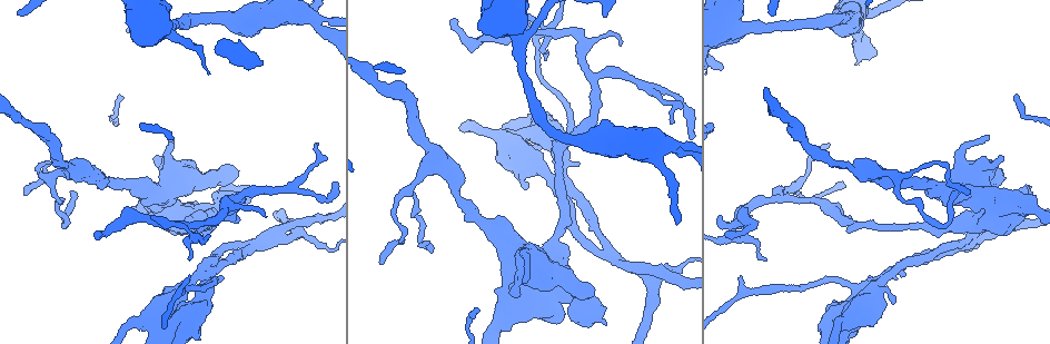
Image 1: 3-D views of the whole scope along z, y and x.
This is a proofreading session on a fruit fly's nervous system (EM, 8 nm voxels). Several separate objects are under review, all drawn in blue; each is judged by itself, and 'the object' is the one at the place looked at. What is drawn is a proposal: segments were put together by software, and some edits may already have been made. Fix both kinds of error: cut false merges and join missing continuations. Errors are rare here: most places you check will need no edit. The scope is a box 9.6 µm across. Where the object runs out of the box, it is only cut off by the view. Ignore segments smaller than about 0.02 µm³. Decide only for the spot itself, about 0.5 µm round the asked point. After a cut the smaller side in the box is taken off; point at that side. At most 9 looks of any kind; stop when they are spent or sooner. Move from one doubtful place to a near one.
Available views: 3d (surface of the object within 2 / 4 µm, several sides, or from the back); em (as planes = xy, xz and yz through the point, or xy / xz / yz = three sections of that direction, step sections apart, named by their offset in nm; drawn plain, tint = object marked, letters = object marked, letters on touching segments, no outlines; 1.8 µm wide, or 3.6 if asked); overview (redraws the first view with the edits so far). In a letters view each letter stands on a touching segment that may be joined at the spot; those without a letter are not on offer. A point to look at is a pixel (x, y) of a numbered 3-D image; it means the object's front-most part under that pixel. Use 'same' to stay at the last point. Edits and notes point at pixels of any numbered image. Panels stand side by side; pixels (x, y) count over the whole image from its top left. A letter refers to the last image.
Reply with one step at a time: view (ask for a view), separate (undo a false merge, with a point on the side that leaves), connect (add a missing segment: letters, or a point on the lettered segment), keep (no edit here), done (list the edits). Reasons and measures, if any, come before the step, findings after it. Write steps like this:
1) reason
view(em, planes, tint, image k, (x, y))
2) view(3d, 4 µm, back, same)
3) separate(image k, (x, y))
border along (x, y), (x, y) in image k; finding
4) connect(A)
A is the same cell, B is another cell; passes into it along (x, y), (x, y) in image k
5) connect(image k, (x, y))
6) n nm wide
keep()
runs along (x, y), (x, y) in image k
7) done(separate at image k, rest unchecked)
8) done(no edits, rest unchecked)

a fork
view(em, xy, step 8, tint, image 1, (631, 268))

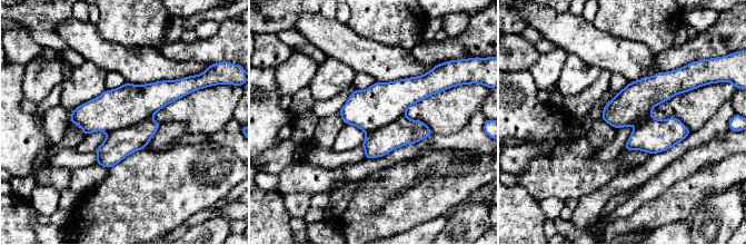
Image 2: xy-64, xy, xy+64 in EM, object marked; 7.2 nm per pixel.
view(em, planes, letters, same)

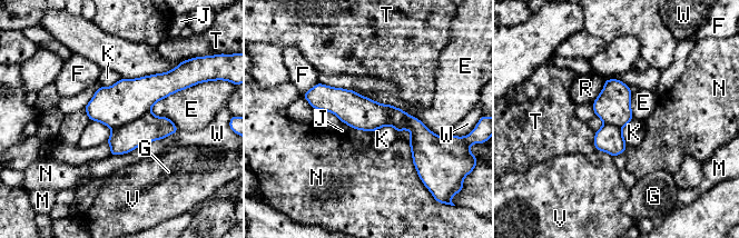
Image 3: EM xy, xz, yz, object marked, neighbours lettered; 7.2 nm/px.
keep()
E, F, G, J, K, M, N, R, T, V and W are other cells; border along (632, 117), (622, 128), (626, 146) in image 3; continuous, no second neuron

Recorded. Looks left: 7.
view(em, xz, step 16, tint, image 1, (206, 267))

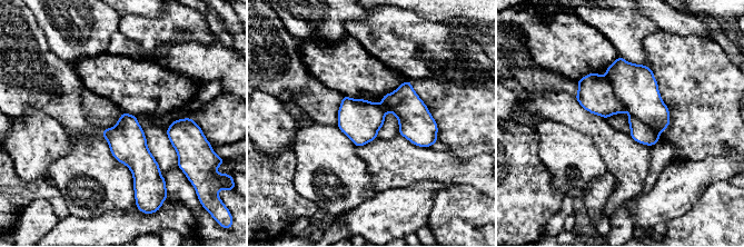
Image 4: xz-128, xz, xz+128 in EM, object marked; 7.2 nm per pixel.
view(em, planes, letters, same)

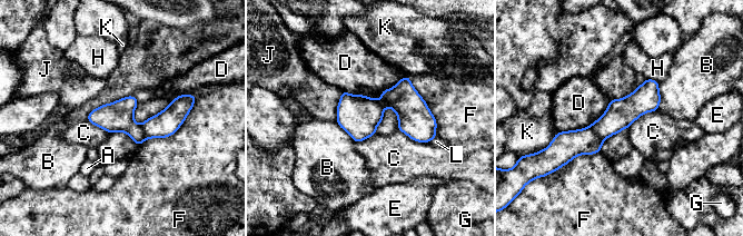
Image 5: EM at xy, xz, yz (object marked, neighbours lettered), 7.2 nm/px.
220 nm wide
keep()
A, B, C, D, E, F, G, H, J, K and L are other cells; runs along (655, 85), (588, 140), (557, 141) in image 5; continuous, no second neuron

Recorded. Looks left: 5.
four arms meet
view(em, 3.6 µm, xy, step 16, letters, image 1, (178, 331))

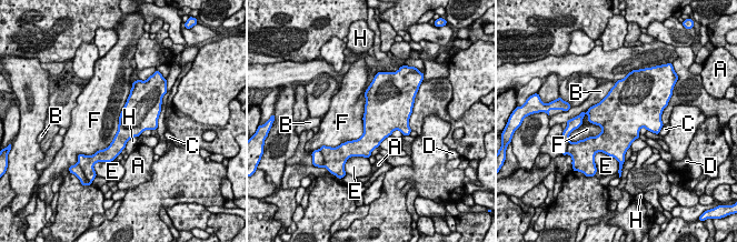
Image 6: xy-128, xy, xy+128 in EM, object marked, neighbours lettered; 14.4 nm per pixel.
keep()
A, B, C, D, E, F and H are other cells; border along (132, 83), (118, 130), (101, 150) in image 6; one neuron here

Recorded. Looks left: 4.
branch stops here
view(em, planes, letters, image 1, (606, 17))

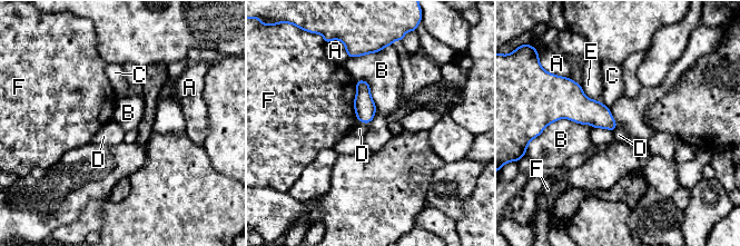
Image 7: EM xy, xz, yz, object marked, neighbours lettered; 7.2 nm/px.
150 nm wide
keep()
A, B, C, D, E and F are other cells; border along (358, 79), (375, 106), (368, 122) in image 7; none of them fits

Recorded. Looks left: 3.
done(no edits, rest unchecked)

